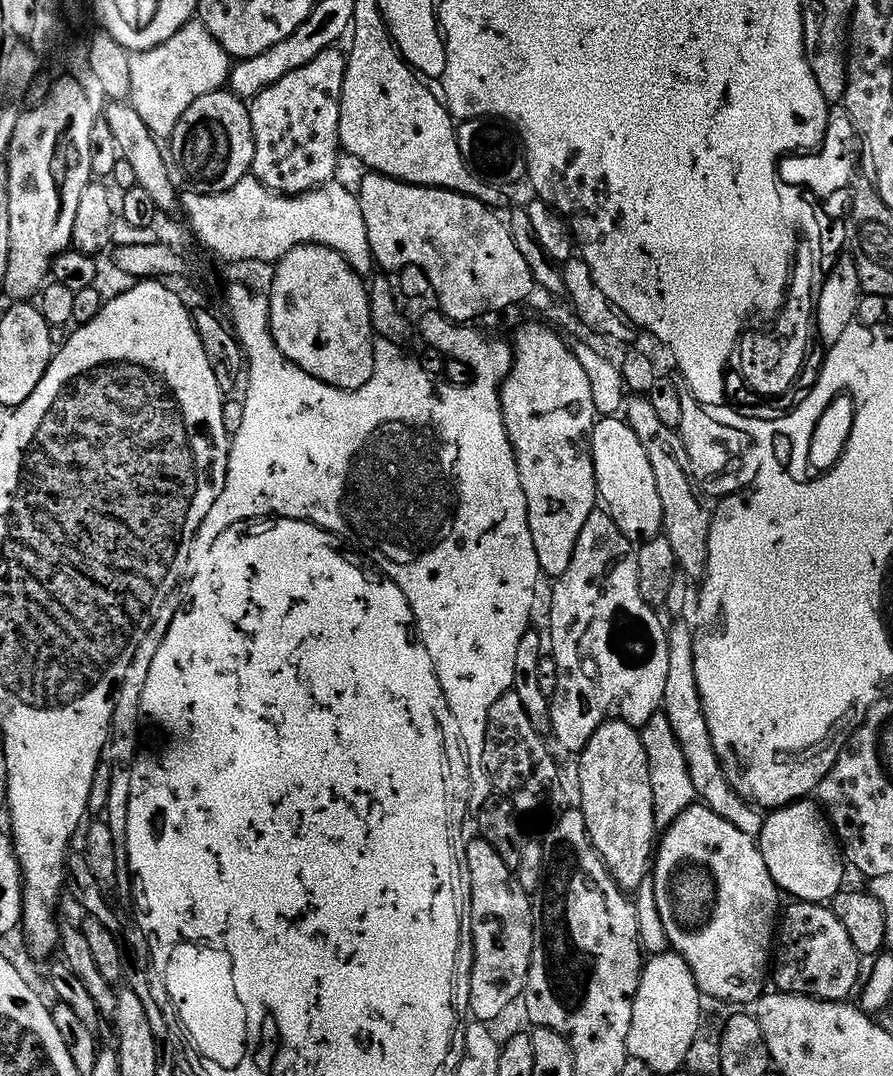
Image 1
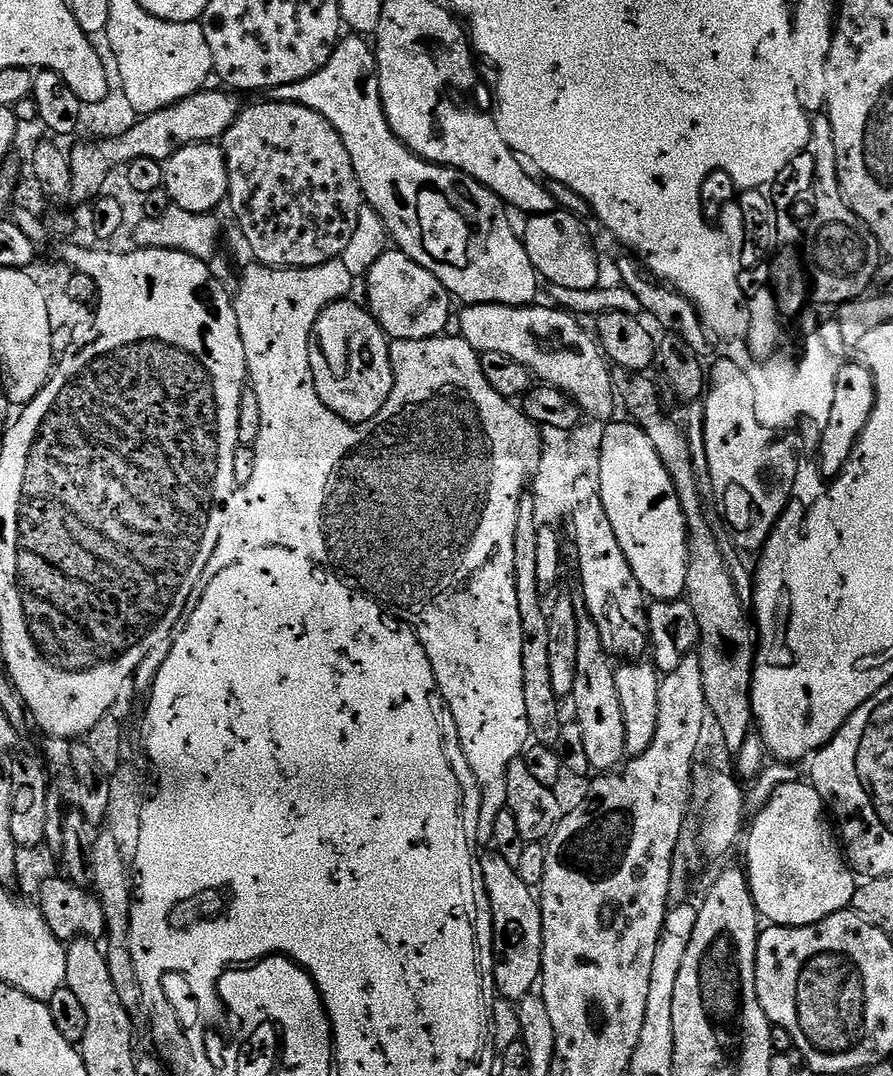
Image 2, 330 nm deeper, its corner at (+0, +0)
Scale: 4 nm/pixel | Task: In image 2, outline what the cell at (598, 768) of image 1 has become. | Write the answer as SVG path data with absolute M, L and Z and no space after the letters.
M573 599L572 605L578 614L578 674L574 674L574 690L570 700L576 703L574 720L580 726L582 742L586 742L588 767L604 774L621 767L628 746L620 691L616 685L616 668L613 657L602 646L598 626L594 626L594 618L590 618L583 599Z

